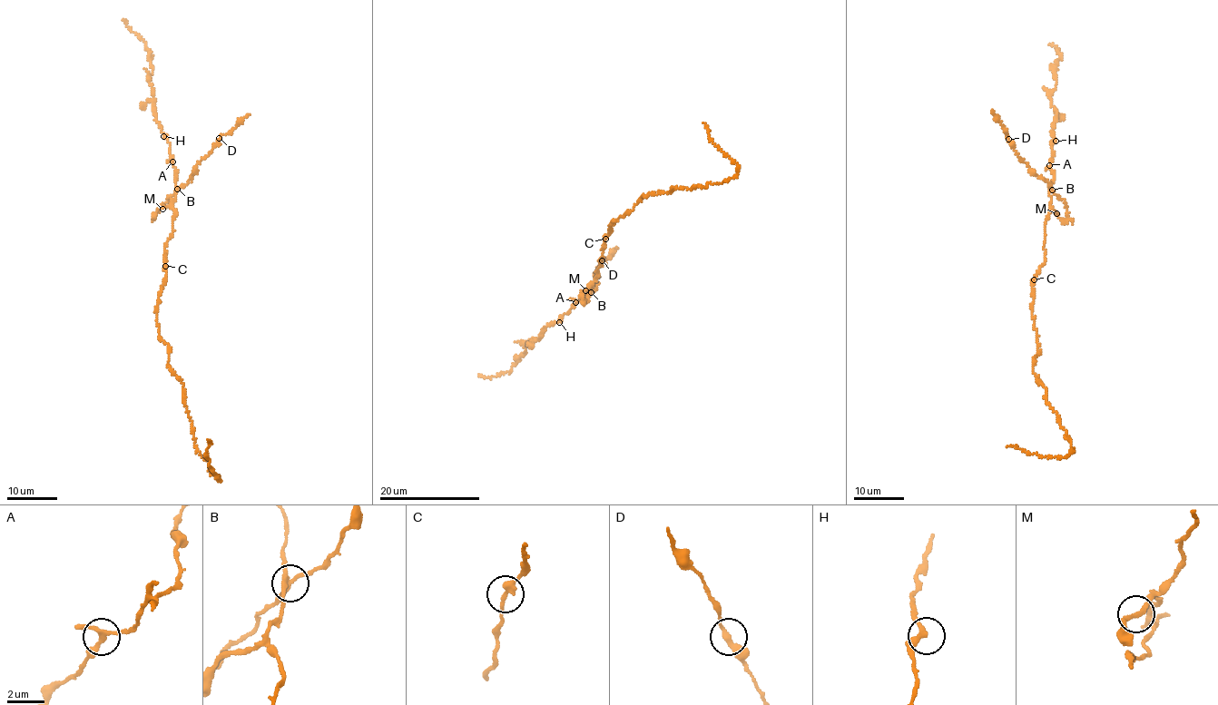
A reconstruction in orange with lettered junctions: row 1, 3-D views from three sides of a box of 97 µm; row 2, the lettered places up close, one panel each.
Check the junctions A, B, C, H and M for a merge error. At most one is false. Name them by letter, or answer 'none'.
B

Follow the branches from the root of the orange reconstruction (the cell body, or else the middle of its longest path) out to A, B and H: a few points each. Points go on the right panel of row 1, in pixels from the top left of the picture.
A: (1034, 280), (1038, 267), (1046, 261), (1045, 222), (1049, 217), (1049, 190), (1054, 179), (1049, 165)
B: (1034, 280), (1038, 267), (1046, 261), (1045, 222), (1049, 217), (1049, 192), (1053, 189)
H: (1034, 280), (1046, 261), (1045, 222), (1049, 217), (1049, 190), (1054, 179), (1049, 161), (1052, 143), (1055, 141)

